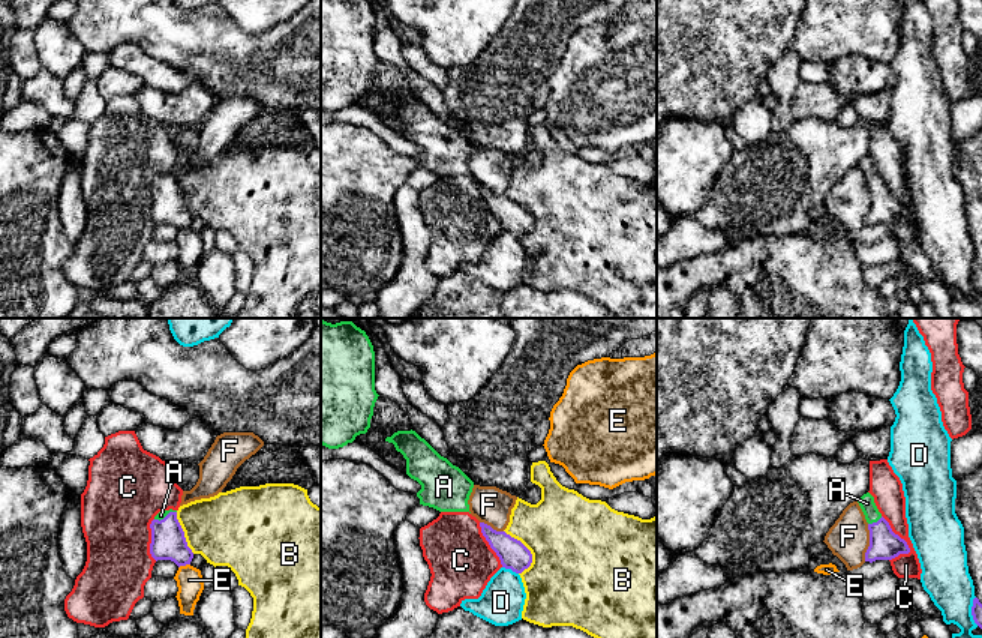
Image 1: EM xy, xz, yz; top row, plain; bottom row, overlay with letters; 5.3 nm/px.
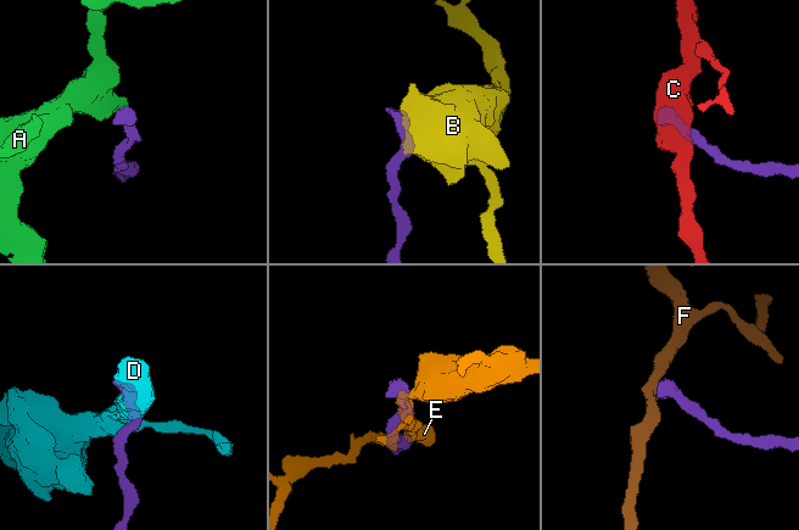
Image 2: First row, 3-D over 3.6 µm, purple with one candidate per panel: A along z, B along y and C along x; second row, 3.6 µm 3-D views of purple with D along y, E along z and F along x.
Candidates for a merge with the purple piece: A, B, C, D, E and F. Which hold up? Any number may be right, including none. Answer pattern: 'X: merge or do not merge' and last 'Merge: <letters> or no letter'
A: merge
B: do not merge
C: do not merge
D: do not merge
E: do not merge
F: do not merge
Merge: A

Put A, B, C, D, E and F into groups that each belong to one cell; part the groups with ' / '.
A / B / C / D / E / F

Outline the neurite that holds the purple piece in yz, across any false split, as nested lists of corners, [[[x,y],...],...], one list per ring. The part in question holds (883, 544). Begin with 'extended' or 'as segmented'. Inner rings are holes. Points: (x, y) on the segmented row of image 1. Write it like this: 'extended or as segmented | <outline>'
extended | [[[870,492],[864,494],[858,503],[870,530],[870,546],[865,552],[865,561],[892,560],[900,554],[910,552],[907,542],[895,534],[889,522],[882,516]]]

